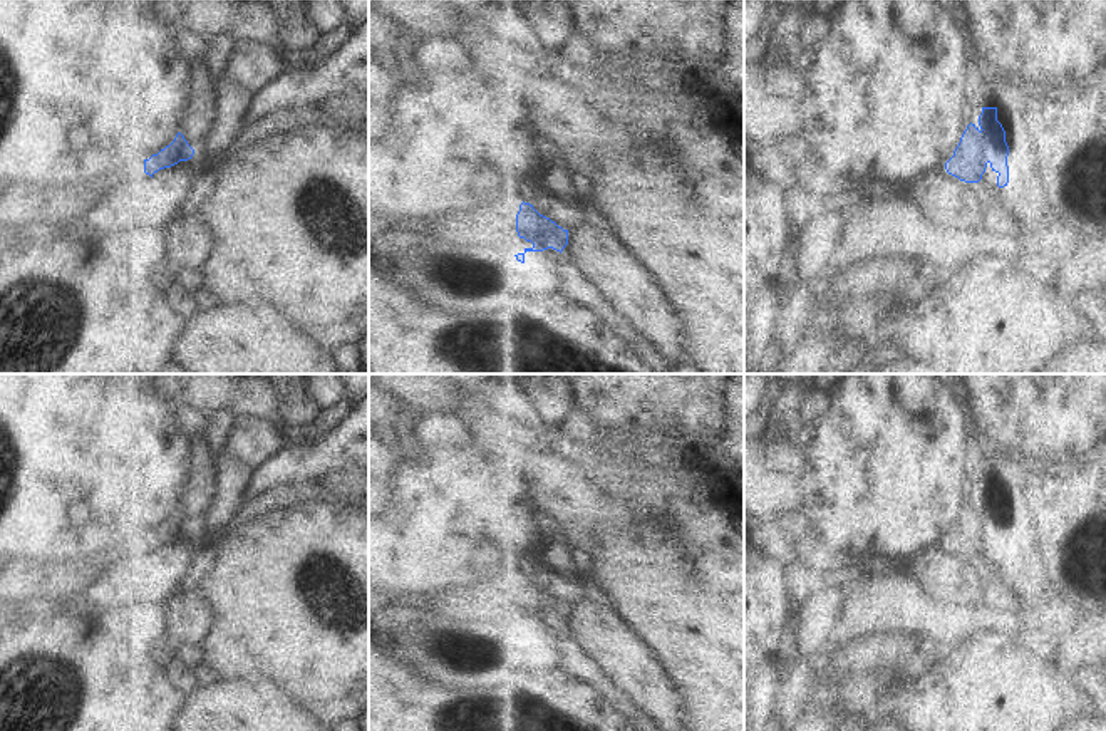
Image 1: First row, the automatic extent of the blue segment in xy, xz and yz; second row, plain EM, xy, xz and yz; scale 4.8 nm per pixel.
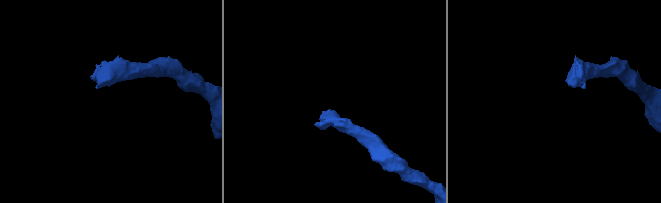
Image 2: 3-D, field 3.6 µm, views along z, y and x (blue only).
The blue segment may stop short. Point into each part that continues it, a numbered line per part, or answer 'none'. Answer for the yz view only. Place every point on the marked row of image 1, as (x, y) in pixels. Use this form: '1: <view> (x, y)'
none

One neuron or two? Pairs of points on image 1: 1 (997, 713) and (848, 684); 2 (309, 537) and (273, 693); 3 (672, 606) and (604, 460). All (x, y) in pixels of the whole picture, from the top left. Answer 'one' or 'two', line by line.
1: one
2: two
3: one

